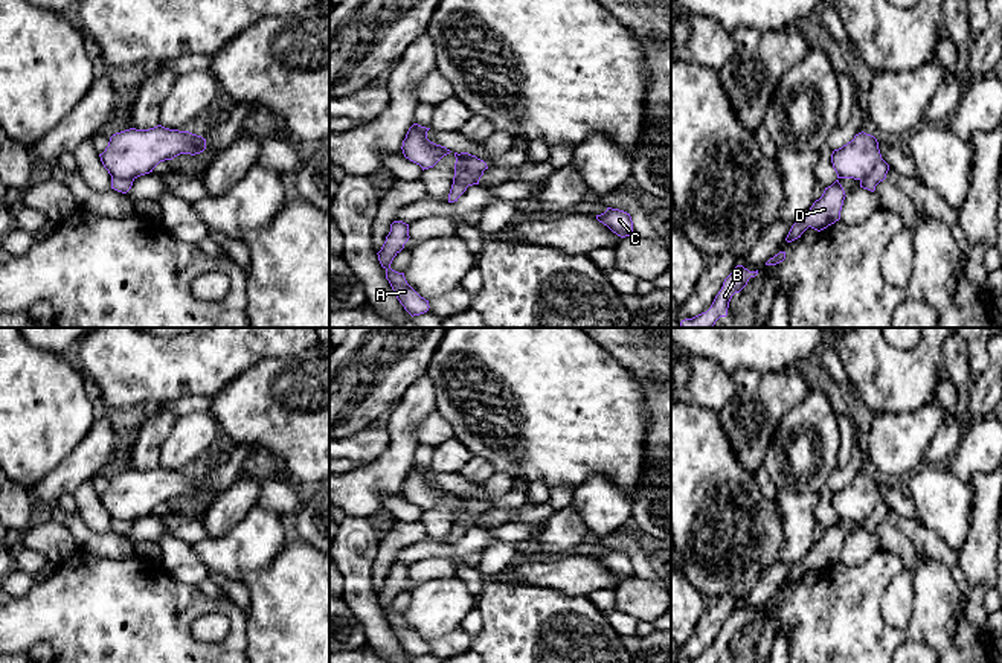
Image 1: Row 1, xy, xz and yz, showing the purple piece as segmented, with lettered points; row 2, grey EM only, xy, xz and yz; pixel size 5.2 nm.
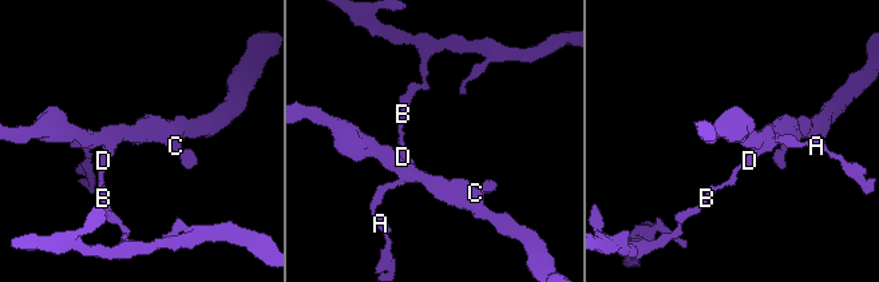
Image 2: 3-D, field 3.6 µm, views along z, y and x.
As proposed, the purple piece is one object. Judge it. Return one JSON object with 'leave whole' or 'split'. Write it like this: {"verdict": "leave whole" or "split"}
{"verdict": "split"}

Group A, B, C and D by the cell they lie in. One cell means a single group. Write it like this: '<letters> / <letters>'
A B D / C

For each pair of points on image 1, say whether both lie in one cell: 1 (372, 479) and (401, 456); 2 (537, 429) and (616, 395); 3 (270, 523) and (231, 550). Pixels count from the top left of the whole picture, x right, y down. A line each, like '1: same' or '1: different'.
1: same
2: same
3: same

